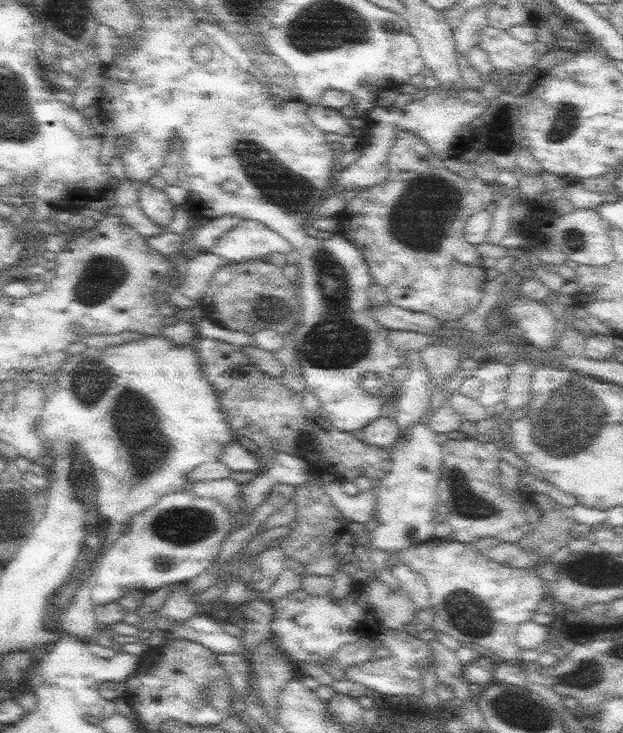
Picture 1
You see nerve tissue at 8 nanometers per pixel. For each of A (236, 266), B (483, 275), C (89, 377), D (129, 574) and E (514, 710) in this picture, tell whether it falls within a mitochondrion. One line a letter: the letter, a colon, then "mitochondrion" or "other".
A: other
B: other
C: mitochondrion
D: other
E: mitochondrion

